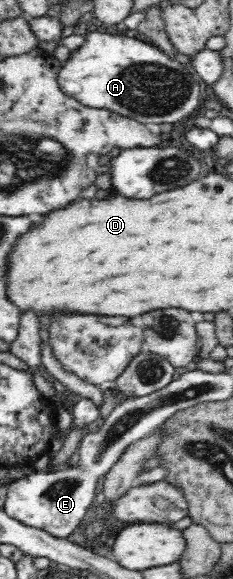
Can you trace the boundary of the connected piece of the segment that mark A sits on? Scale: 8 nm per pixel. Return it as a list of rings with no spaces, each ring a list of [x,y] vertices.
[[[98,30],[91,31],[90,33],[86,34],[81,48],[71,52],[71,55],[71,58],[69,58],[60,68],[59,74],[57,74],[57,83],[59,83],[59,87],[61,87],[61,91],[63,91],[63,93],[77,99],[77,101],[83,103],[85,106],[96,109],[105,108],[117,114],[137,119],[137,121],[150,127],[157,127],[159,124],[165,124],[165,122],[181,126],[182,123],[189,118],[189,116],[193,117],[195,115],[197,108],[200,108],[202,104],[203,100],[201,98],[201,77],[197,75],[197,72],[193,71],[191,66],[181,64],[181,62],[175,60],[173,56],[167,55],[161,51],[159,47],[156,47],[152,43],[147,42],[142,37],[137,38],[129,37],[126,35],[115,35],[111,33],[99,32]]]

